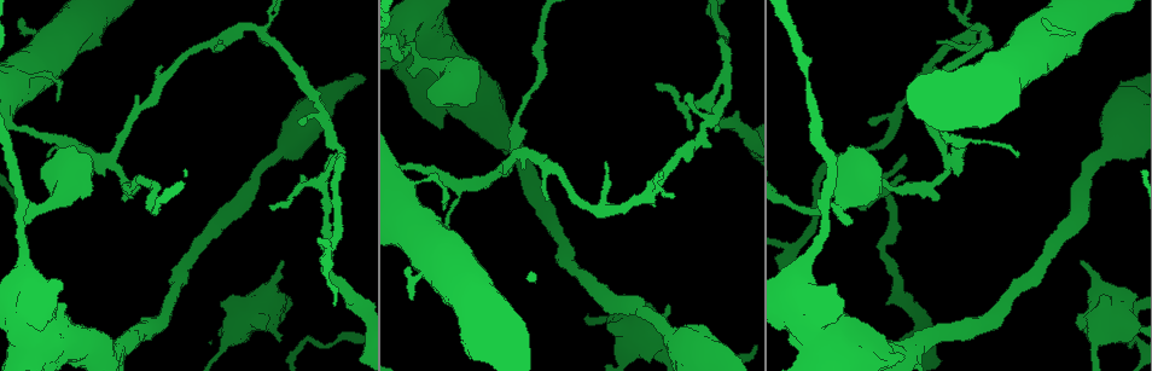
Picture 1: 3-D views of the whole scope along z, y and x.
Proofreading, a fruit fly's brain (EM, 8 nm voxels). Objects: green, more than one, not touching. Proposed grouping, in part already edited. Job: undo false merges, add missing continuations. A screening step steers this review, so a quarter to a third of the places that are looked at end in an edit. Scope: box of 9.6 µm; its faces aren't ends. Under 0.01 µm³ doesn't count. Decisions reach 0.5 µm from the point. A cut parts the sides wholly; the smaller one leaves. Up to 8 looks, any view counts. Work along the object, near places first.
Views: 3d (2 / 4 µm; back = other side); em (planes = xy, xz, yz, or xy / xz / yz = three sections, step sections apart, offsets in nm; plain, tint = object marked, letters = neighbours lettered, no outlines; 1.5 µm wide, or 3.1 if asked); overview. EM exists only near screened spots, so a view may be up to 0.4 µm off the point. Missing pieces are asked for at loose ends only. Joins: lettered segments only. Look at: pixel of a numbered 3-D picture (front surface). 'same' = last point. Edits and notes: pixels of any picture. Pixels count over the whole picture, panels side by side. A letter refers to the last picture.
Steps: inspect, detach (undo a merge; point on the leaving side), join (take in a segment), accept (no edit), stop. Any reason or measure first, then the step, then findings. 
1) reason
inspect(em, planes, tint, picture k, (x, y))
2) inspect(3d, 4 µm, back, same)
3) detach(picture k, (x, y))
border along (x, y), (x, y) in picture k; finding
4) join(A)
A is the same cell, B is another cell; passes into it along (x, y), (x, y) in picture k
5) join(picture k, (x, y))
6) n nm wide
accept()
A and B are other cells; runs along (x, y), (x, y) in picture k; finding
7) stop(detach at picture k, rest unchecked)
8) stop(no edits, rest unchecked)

inspect(3d, 4 µm, picture 1, (852, 224))

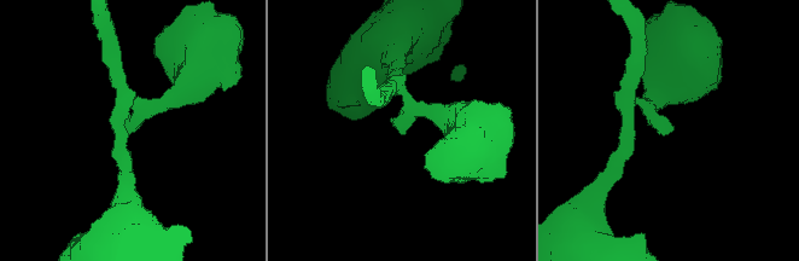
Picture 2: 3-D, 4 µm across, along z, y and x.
shape alone is not enough
inspect(em, planes, letters, picture 2, (132, 129))

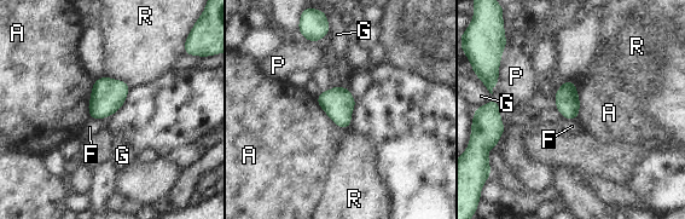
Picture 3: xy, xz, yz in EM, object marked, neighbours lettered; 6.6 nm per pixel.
accept()
A, F, G, P and R are other cells; border along (573, 81), (579, 98), (578, 119) in picture 3; none of them fits

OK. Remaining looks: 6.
free end
inspect(em, xz, step 8, tint, picture 1, (658, 85))

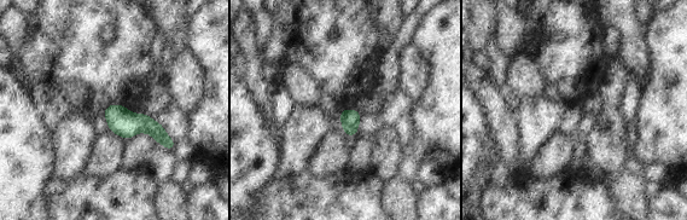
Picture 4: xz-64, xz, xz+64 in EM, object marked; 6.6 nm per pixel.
cut it another way
inspect(em, xy, step 4, letters, same)

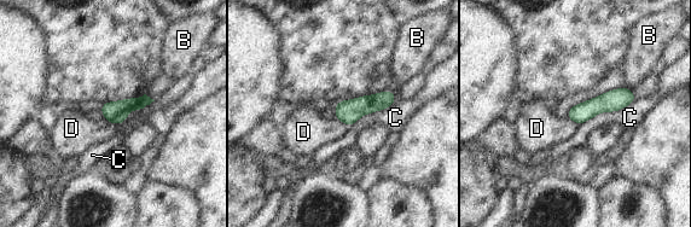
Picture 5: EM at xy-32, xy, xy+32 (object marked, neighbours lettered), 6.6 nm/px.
accept()
B, C and D are other cells; none of them fits

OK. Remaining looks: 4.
sharp bend
inspect(em, planes, letters, picture 1, (724, 81))

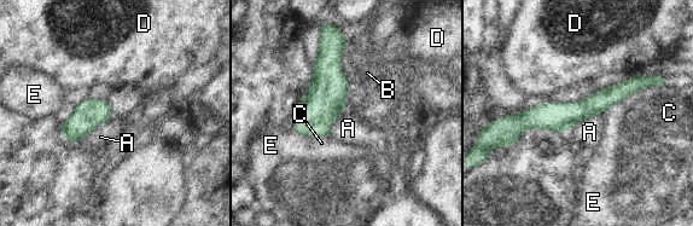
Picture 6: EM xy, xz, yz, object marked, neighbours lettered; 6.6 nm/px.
accept()
A, B, C, D and E are other cells; one neuron here

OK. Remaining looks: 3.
stop(no edits, rest unchecked)

